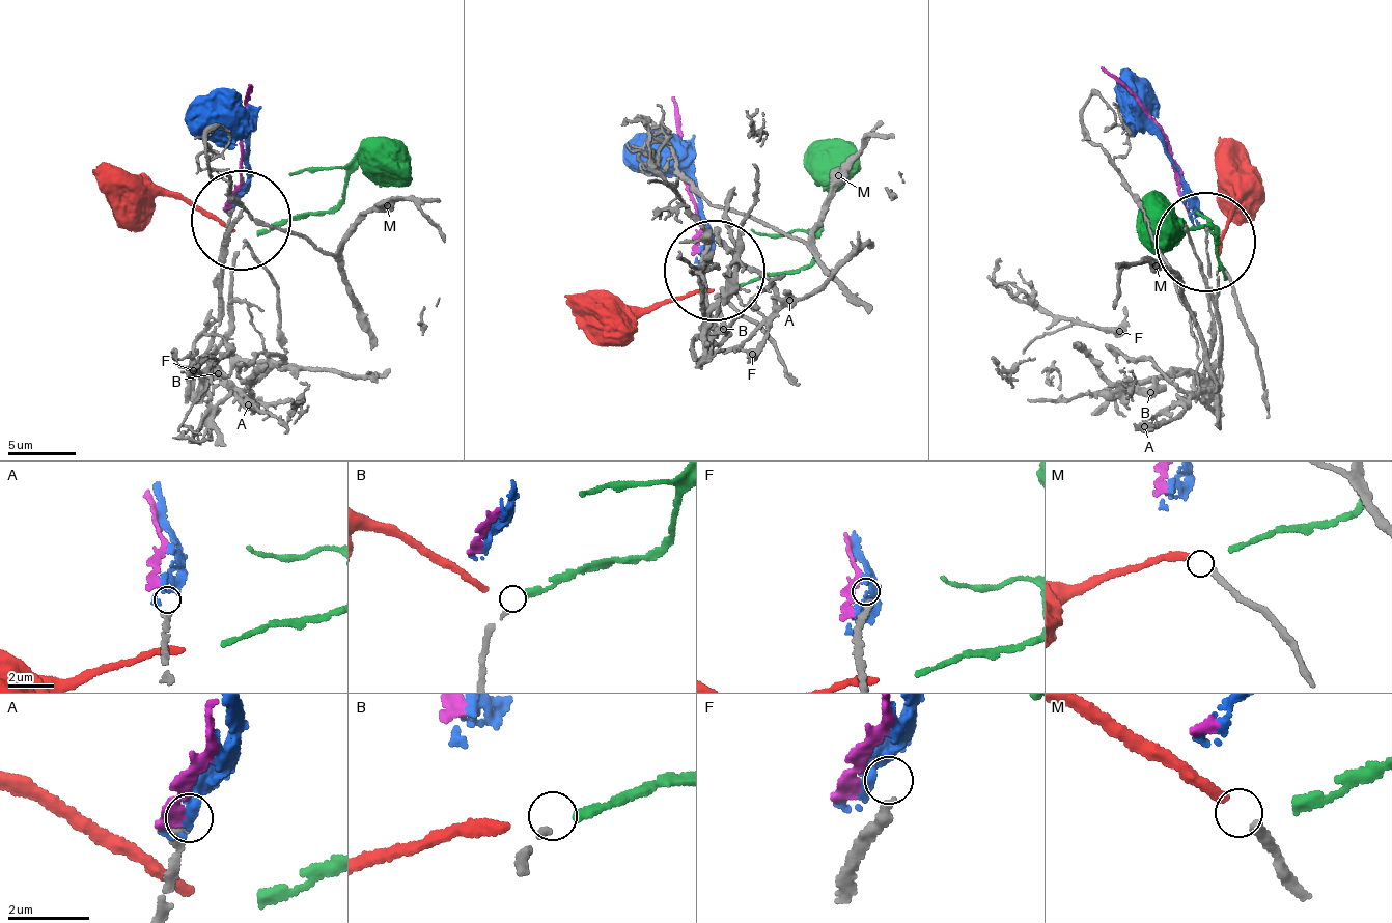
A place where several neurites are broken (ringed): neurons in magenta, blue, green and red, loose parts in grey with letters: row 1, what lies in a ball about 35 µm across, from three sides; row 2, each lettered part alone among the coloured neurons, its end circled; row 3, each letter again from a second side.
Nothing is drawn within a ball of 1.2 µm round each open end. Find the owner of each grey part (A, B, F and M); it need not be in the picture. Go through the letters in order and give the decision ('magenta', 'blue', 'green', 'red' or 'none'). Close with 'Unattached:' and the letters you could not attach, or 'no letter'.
A: blue
B: green
F: none
M: red
Unattached: F

